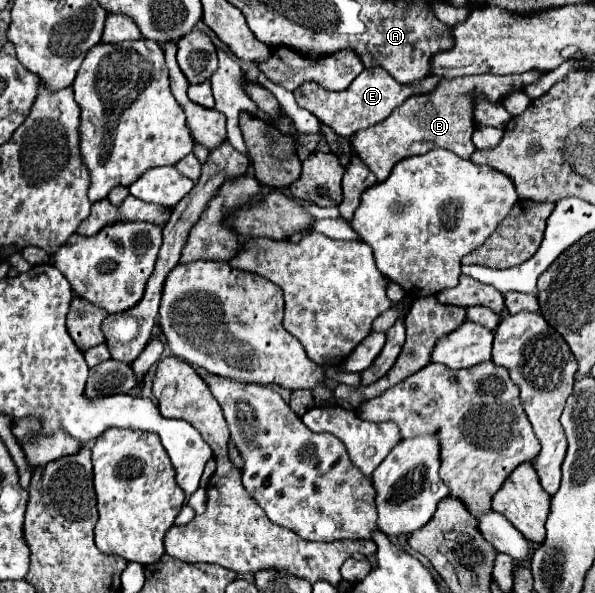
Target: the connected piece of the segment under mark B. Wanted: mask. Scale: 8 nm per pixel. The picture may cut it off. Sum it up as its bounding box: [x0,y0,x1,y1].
[352,70,542,182]

